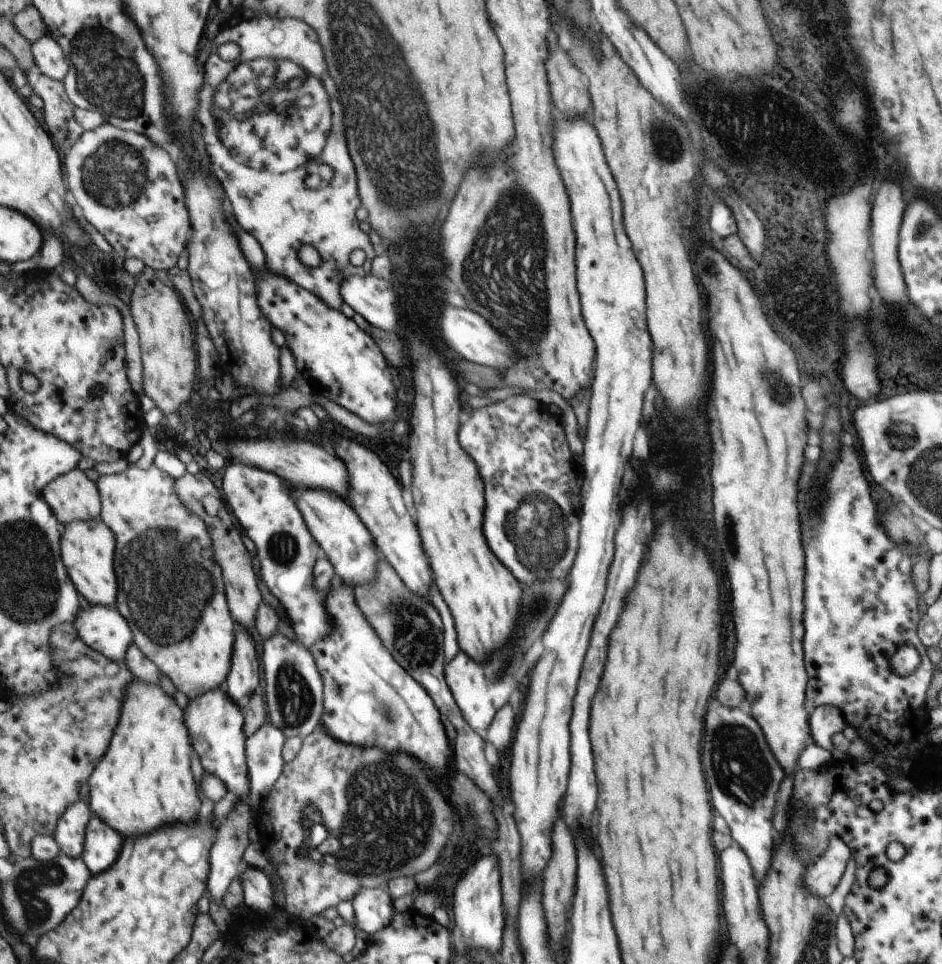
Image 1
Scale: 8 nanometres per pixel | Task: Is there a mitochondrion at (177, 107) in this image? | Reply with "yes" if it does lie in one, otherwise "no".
no

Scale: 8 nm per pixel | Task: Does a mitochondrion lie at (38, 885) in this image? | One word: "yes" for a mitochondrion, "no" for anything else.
yes

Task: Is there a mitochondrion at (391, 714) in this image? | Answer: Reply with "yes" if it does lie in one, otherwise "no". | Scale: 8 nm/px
yes

